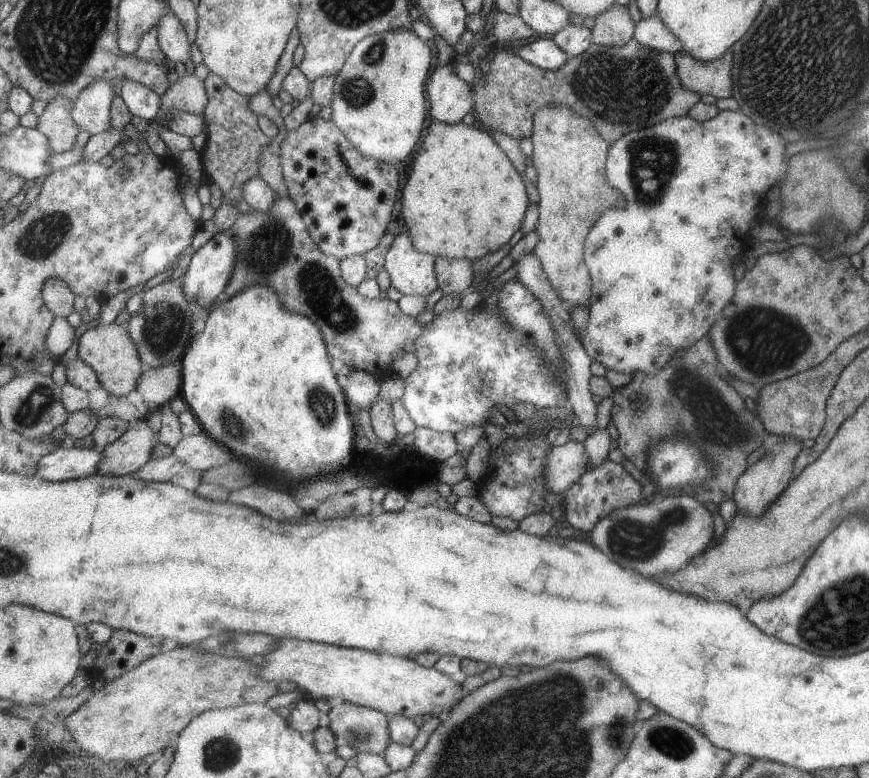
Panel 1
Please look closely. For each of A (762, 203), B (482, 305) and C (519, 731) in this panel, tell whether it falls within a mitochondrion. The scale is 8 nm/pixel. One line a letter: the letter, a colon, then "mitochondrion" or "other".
A: other
B: other
C: mitochondrion

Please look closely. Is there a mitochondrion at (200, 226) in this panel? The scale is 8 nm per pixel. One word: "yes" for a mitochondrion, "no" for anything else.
no

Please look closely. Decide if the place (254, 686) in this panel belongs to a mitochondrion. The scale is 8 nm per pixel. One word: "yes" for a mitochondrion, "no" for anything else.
no

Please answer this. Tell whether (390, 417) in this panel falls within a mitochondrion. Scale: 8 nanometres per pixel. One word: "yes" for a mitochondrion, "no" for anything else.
no

